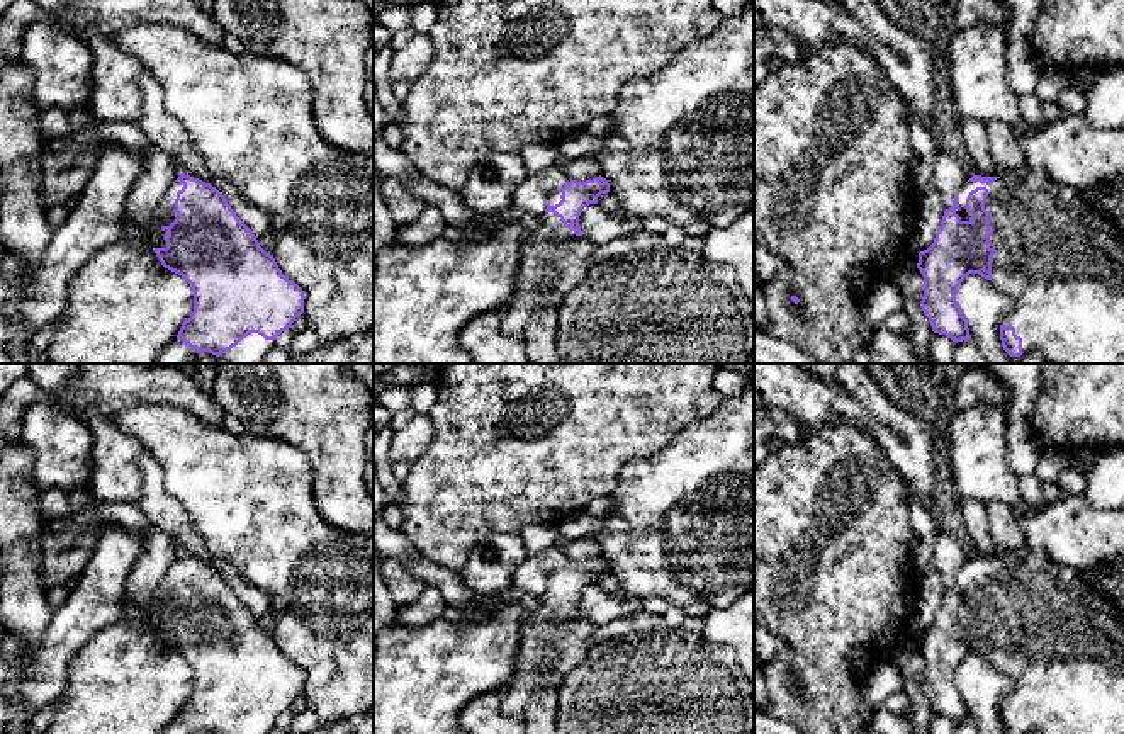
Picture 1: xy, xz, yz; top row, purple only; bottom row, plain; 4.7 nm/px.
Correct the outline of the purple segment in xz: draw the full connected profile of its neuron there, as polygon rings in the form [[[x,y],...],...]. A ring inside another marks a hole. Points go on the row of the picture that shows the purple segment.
[[[601,175],[586,182],[570,180],[552,190],[538,228],[523,238],[503,333],[525,340],[531,314],[559,306],[564,294],[584,279],[596,246],[584,241],[579,216],[608,192],[610,184]]]

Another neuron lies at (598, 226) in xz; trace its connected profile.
[[[589,204],[579,216],[584,241],[596,248],[640,231],[640,224],[642,219],[616,216],[604,211],[599,204]]]

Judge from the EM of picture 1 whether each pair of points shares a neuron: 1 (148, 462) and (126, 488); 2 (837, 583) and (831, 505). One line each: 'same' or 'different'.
1: different
2: same

